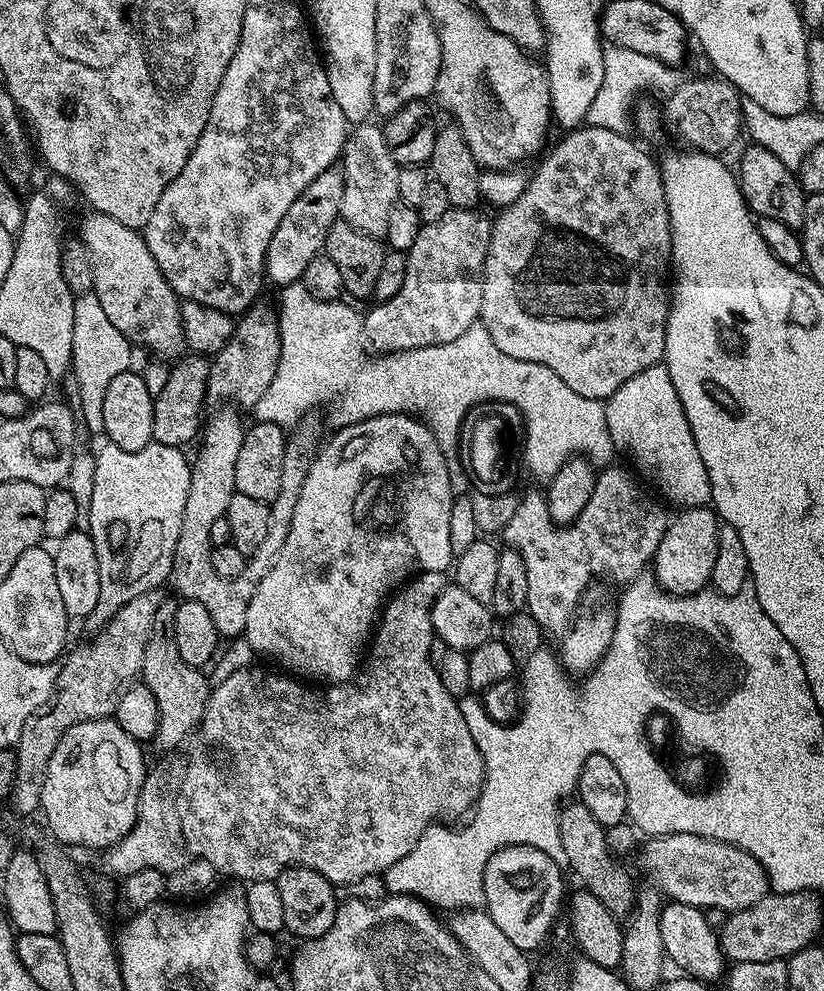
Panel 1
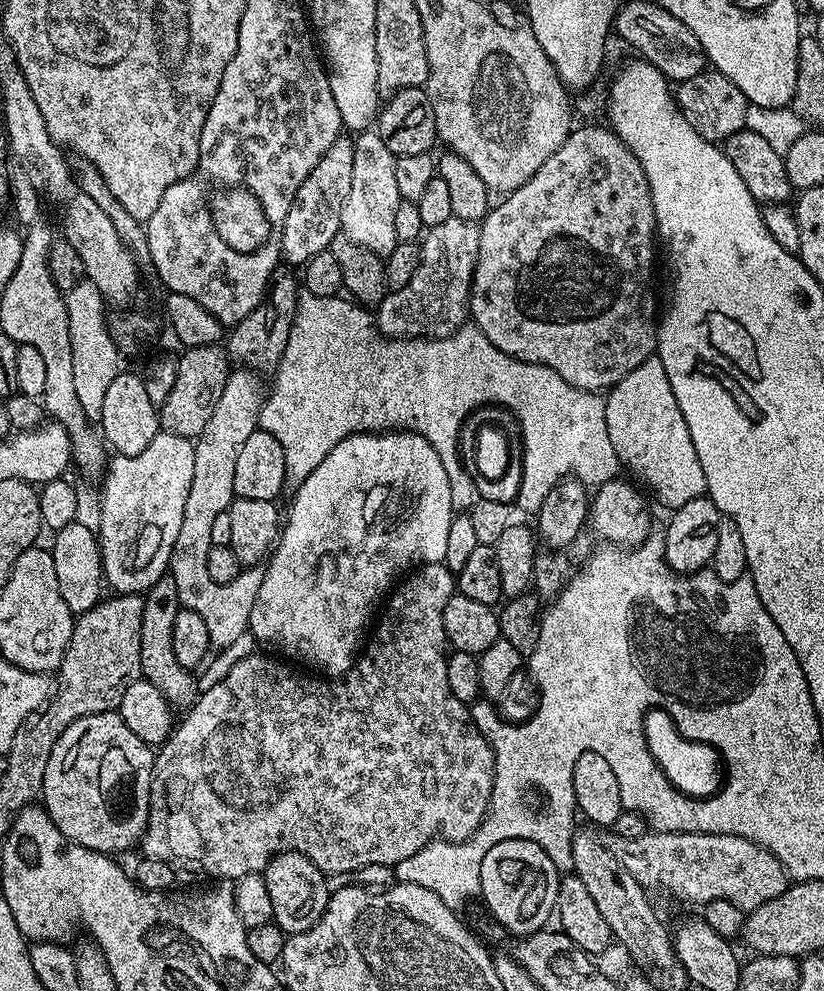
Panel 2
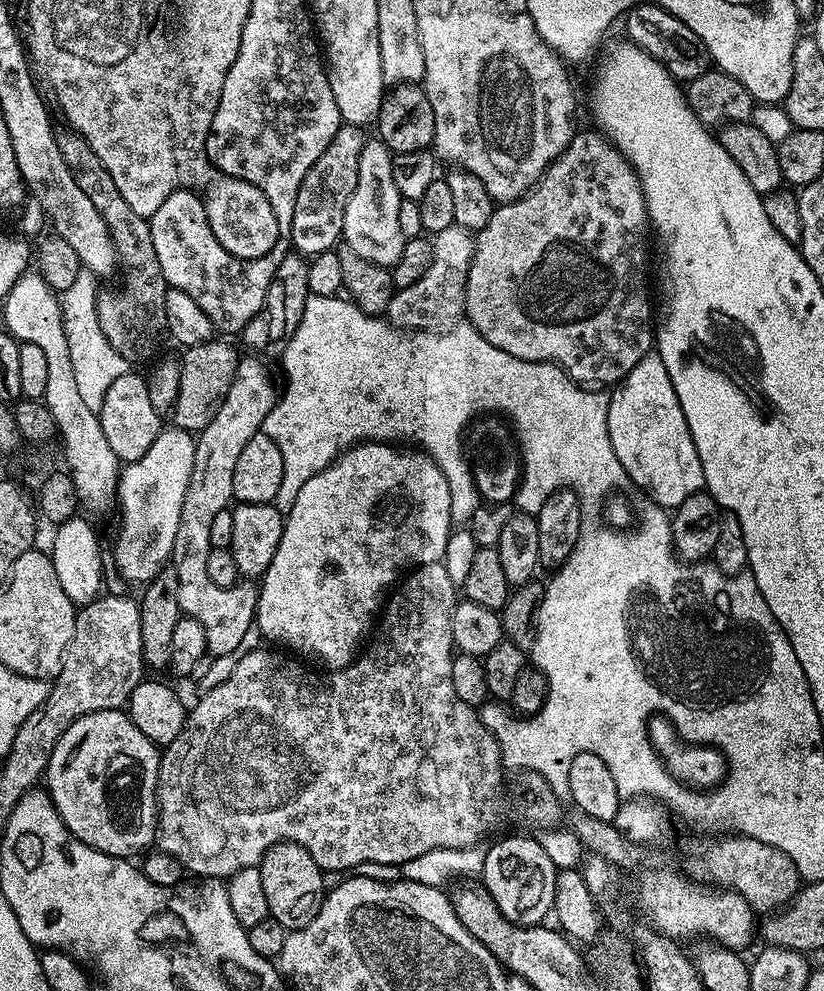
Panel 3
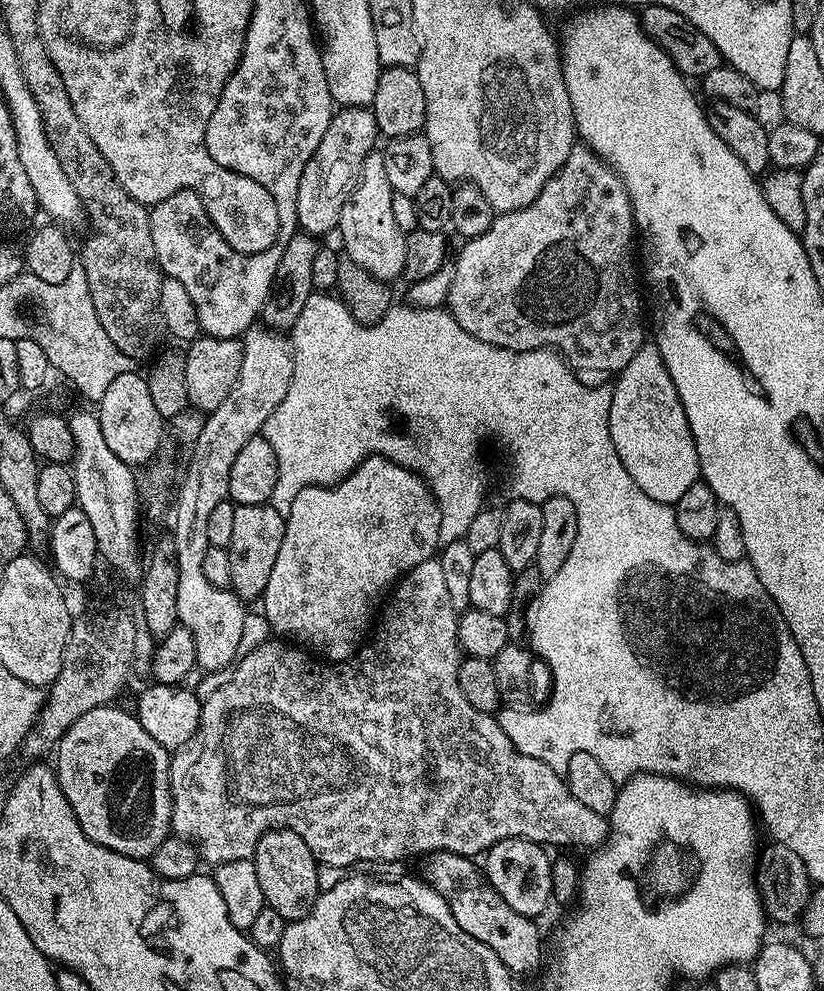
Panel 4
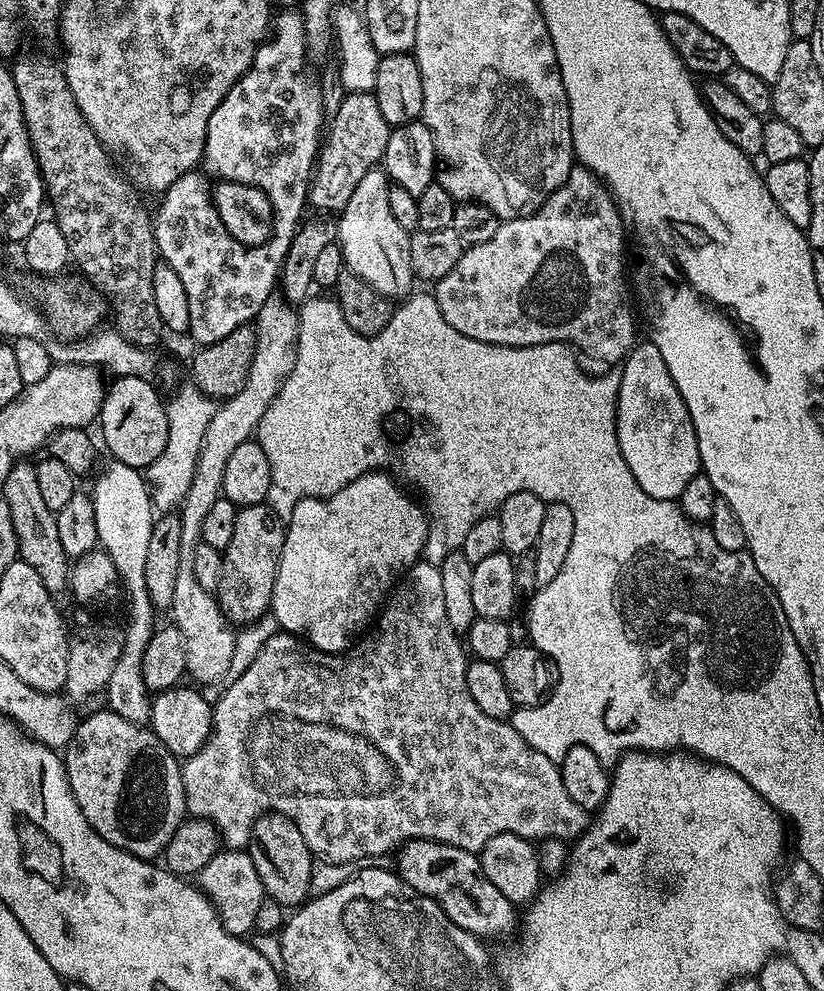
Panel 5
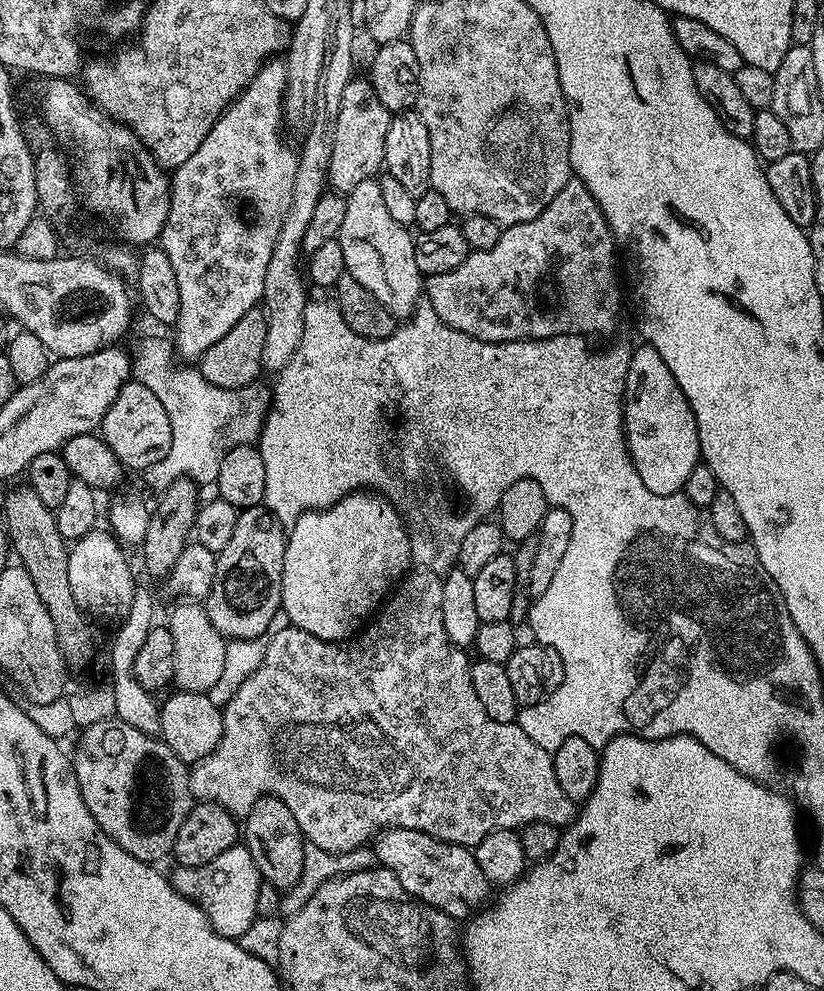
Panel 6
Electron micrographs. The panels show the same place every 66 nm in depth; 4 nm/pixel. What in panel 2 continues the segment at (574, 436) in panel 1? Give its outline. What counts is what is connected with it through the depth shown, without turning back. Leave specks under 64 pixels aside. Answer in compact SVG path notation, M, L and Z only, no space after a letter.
M307 294L301 295L297 299L296 317L292 323L290 338L286 342L286 350L284 351L283 358L280 359L280 366L274 373L276 385L273 386L272 393L270 391L267 393L266 399L261 406L259 431L269 432L270 434L274 434L274 438L278 438L278 446L282 446L282 454L286 458L286 474L284 478L289 485L298 486L307 476L314 474L314 466L318 466L318 462L322 462L322 458L326 458L326 454L330 454L330 450L334 450L334 446L338 446L338 442L350 438L356 432L407 430L409 432L416 432L422 438L426 438L426 442L430 442L430 446L434 446L438 458L442 458L442 466L446 470L446 478L450 478L450 498L452 499L453 509L471 509L474 501L477 499L477 494L476 488L472 484L472 479L468 477L468 472L464 468L464 461L460 454L460 427L464 425L464 419L475 408L485 406L509 408L512 411L512 415L516 417L516 423L520 426L520 439L524 445L524 473L522 474L520 492L516 495L515 503L518 505L518 508L520 504L522 511L529 512L529 514L539 512L548 491L562 479L575 478L583 482L585 488L595 490L601 488L606 482L617 479L621 475L622 465L618 454L614 450L614 445L610 442L610 430L606 430L605 397L601 393L587 392L581 388L570 386L570 382L566 382L554 370L550 370L541 364L531 364L525 360L519 360L502 350L498 350L494 346L494 342L490 342L490 338L482 335L480 329L475 326L463 326L452 333L451 336L443 336L440 339L391 339L385 335L381 335L371 323L368 325L368 316L364 313L367 311L361 305L348 298L343 298L344 300L340 299L341 297L339 295L309 296Z

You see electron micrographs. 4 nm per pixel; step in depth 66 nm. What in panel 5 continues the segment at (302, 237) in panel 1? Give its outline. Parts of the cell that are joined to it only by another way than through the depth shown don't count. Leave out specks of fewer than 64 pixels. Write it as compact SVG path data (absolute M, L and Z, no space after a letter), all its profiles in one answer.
M372 92L347 93L338 110L331 113L327 121L326 135L308 185L308 204L316 207L320 214L339 213L346 202L350 202L350 194L354 194L362 177L383 161L391 133L392 128L386 118L382 118L382 110L378 110L378 102Z

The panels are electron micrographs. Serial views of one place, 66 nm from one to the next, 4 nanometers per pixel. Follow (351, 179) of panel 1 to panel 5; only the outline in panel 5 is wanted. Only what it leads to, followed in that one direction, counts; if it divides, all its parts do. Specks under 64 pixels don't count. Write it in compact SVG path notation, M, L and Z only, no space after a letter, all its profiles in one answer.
M380 166L372 168L362 177L362 182L358 182L354 194L350 194L350 202L346 202L346 206L339 213L338 243L345 256L344 266L347 271L358 274L358 278L362 278L362 282L369 284L378 294L389 298L404 298L414 288L414 277L410 270L410 234L402 230L402 226L398 226L394 213L390 211L389 183L388 176Z

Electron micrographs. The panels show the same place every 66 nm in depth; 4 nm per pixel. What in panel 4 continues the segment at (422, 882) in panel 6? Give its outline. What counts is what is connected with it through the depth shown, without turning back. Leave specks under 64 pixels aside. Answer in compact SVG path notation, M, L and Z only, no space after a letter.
M433 852L423 861L422 879L425 884L432 885L438 894L442 894L446 906L450 906L450 914L454 914L454 922L458 922L458 926L462 926L470 938L478 938L482 946L490 946L490 950L498 954L509 972L519 974L532 972L536 967L539 969L540 959L544 956L544 944L540 941L537 921L510 910L502 894L494 890L481 865L479 868L476 863L475 859L457 852Z

